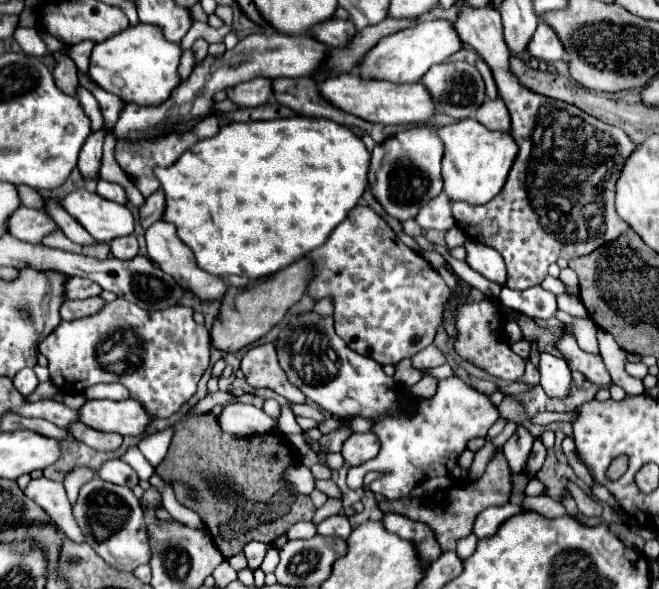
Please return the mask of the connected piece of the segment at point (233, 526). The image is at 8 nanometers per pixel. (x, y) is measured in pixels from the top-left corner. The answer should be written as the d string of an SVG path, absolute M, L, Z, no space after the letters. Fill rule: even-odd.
M205 412L191 414L187 420L173 426L169 452L155 472L173 486L181 506L187 506L201 516L219 552L225 558L231 558L243 552L251 540L271 544L295 522L313 518L315 506L305 494L291 496L287 508L283 506L283 510L265 518L265 506L273 504L275 496L279 496L277 502L281 502L281 464L299 464L283 432L271 430L267 434L237 438L235 434L221 430L215 414Z

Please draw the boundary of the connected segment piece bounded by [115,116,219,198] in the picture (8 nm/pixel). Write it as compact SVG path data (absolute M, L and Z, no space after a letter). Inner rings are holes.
M215 116L207 118L207 120L201 120L193 130L189 132L183 132L183 134L167 134L159 140L141 140L141 142L117 142L115 146L115 160L117 164L121 166L121 170L129 176L129 180L139 188L139 192L147 198L151 196L157 188L159 188L159 180L155 178L153 174L153 168L155 166L171 166L195 140L203 140L203 138L211 138L219 132L219 122Z

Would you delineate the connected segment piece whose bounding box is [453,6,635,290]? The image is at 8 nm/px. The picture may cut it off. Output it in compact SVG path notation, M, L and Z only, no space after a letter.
M461 6L457 12L455 28L461 40L473 46L493 70L499 96L503 98L511 114L511 134L515 136L521 150L513 162L513 168L509 172L507 184L503 186L503 192L499 192L495 200L481 206L453 204L453 218L457 222L457 228L465 236L469 236L475 242L495 248L503 256L505 266L507 266L507 286L511 290L527 290L531 286L541 284L547 276L547 268L559 258L571 260L577 256L585 256L587 252L599 248L601 244L615 240L621 232L629 228L625 220L621 220L615 214L615 182L621 174L625 160L635 150L635 144L629 140L629 136L623 130L603 124L601 120L581 112L577 106L571 106L547 96L539 96L523 88L515 80L515 76L509 72L511 54L503 40L503 24L501 24L501 14L497 8Z

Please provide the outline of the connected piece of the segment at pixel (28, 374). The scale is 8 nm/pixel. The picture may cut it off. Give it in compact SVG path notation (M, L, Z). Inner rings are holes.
M25 368L25 370L21 370L15 378L13 378L13 384L15 384L15 388L23 394L23 396L29 396L35 388L37 388L37 376L35 376L35 372L31 370L31 368Z

